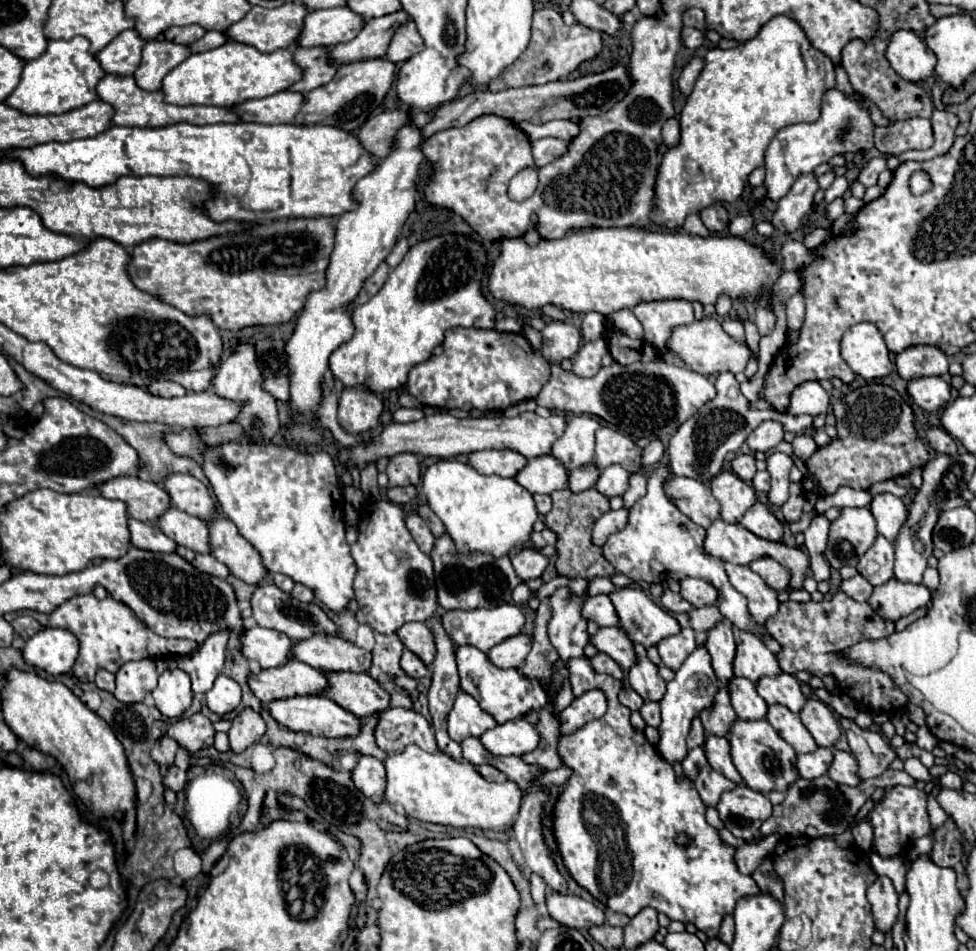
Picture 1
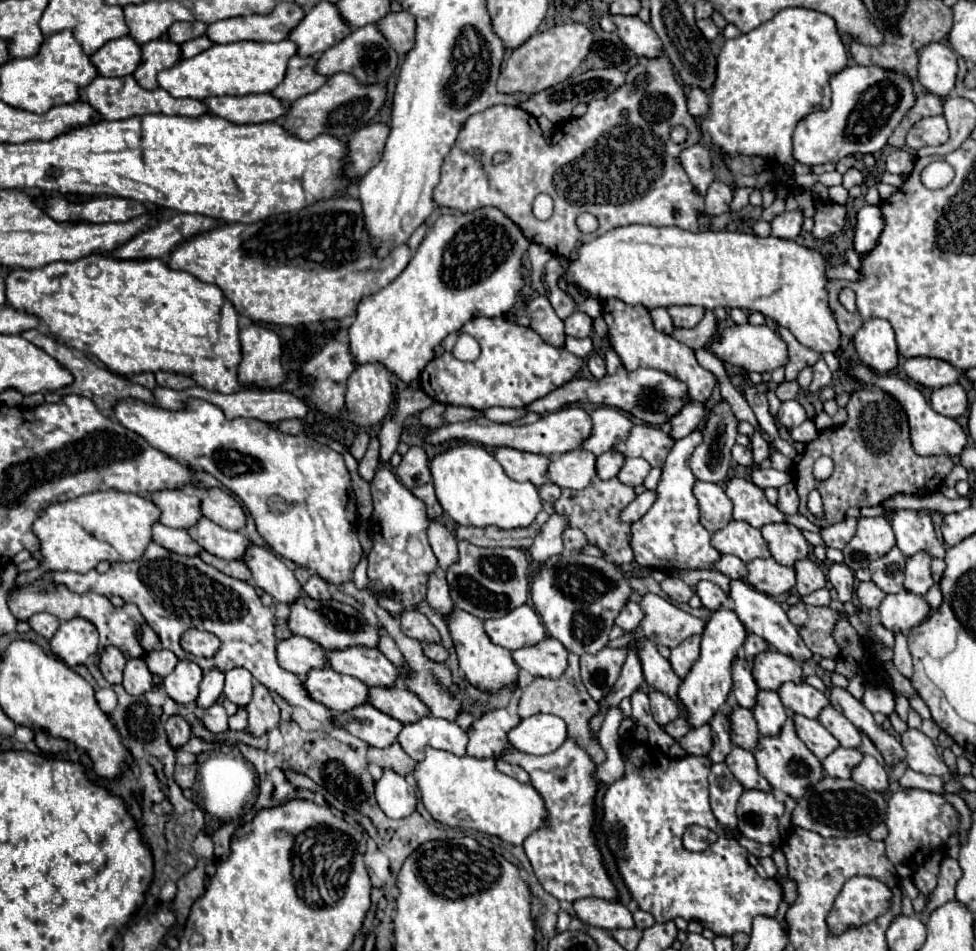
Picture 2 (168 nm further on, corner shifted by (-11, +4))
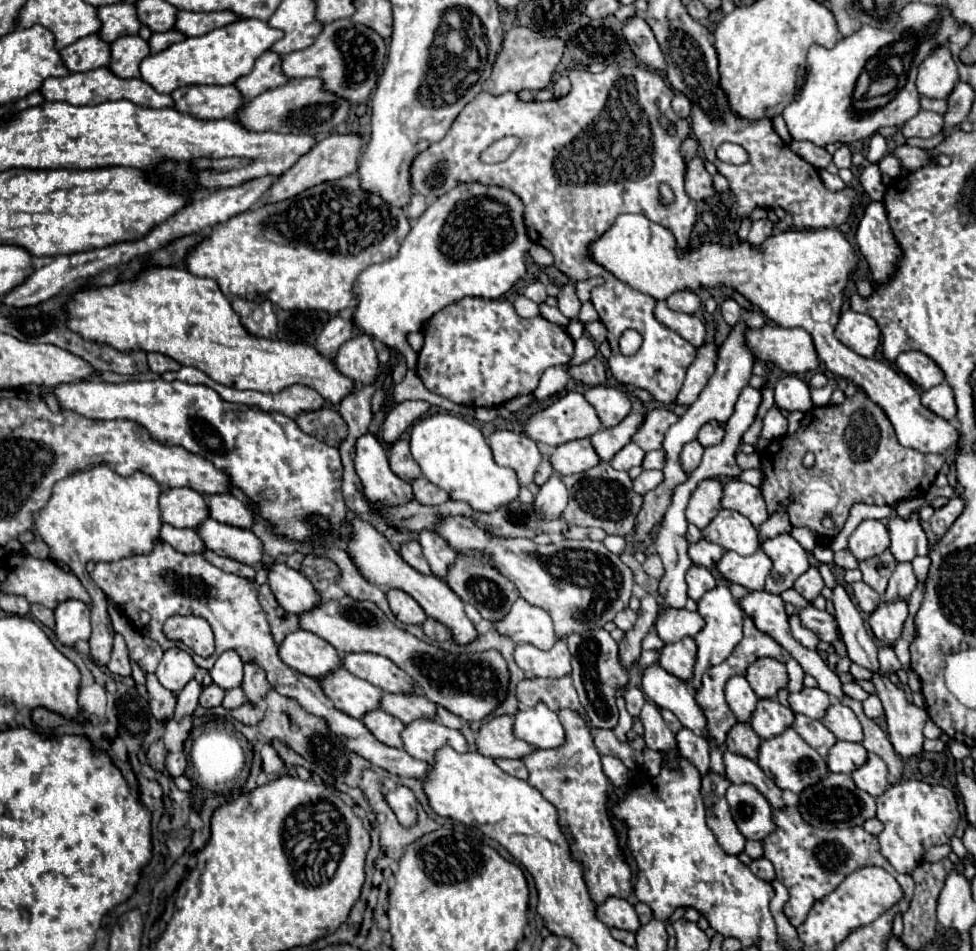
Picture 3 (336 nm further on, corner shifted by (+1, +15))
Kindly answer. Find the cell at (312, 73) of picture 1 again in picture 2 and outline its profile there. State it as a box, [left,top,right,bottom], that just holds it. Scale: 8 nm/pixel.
[271,56,325,104]

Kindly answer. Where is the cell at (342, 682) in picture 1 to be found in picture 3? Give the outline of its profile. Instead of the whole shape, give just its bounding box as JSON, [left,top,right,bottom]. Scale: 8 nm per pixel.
[381,693,435,723]

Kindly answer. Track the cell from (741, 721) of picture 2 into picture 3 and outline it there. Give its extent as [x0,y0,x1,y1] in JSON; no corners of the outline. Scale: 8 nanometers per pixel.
[725,721,759,761]

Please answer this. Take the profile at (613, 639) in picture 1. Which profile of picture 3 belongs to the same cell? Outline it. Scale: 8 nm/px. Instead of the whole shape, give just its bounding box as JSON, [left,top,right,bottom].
[643,663,707,737]

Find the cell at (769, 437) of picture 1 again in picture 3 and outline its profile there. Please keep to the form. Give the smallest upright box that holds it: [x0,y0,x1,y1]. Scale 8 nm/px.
[775,375,813,411]

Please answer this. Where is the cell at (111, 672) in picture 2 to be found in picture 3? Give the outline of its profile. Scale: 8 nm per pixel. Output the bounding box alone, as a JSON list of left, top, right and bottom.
[35,465,161,665]

